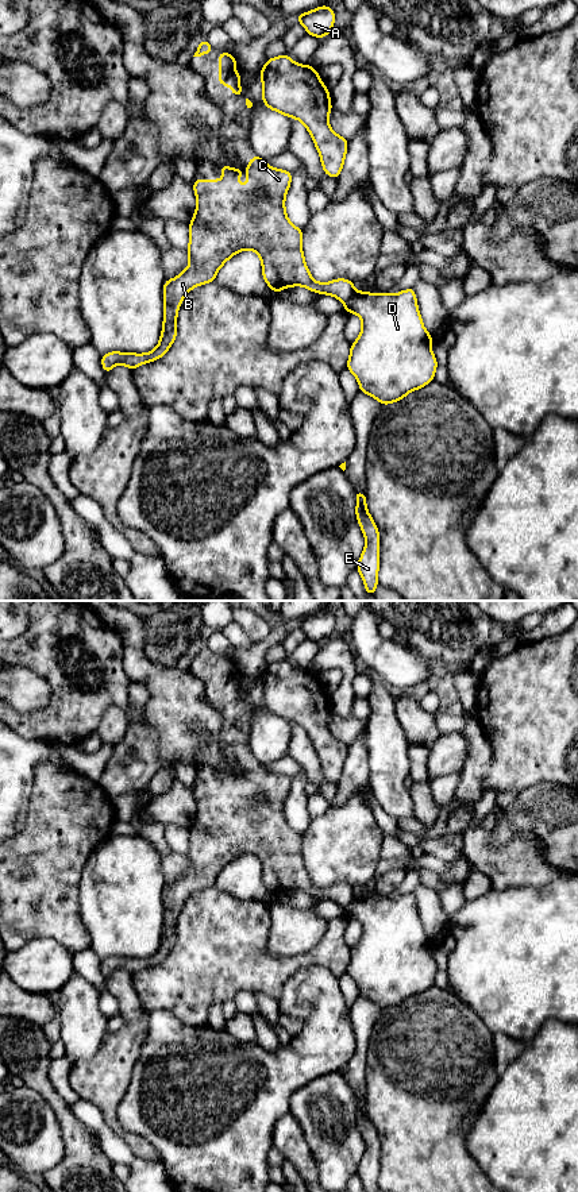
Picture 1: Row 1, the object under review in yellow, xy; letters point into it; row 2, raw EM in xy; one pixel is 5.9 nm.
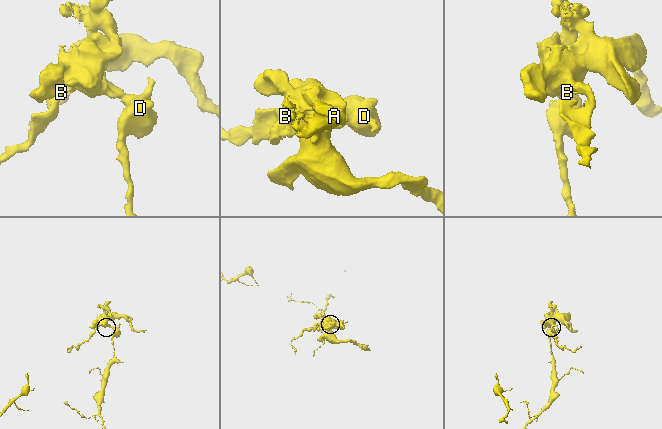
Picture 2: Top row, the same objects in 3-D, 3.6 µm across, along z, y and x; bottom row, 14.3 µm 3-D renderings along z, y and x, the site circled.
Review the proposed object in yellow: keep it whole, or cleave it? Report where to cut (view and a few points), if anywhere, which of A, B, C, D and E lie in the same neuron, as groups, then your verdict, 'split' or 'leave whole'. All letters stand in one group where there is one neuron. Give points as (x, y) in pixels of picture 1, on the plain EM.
xy (357, 897), (345, 909) | A B C / D E | split

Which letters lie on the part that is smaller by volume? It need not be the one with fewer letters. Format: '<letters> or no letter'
A, B, C

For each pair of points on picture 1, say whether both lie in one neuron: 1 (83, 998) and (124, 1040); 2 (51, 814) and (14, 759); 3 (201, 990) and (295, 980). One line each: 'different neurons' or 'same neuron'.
1: different neurons
2: different neurons
3: different neurons

